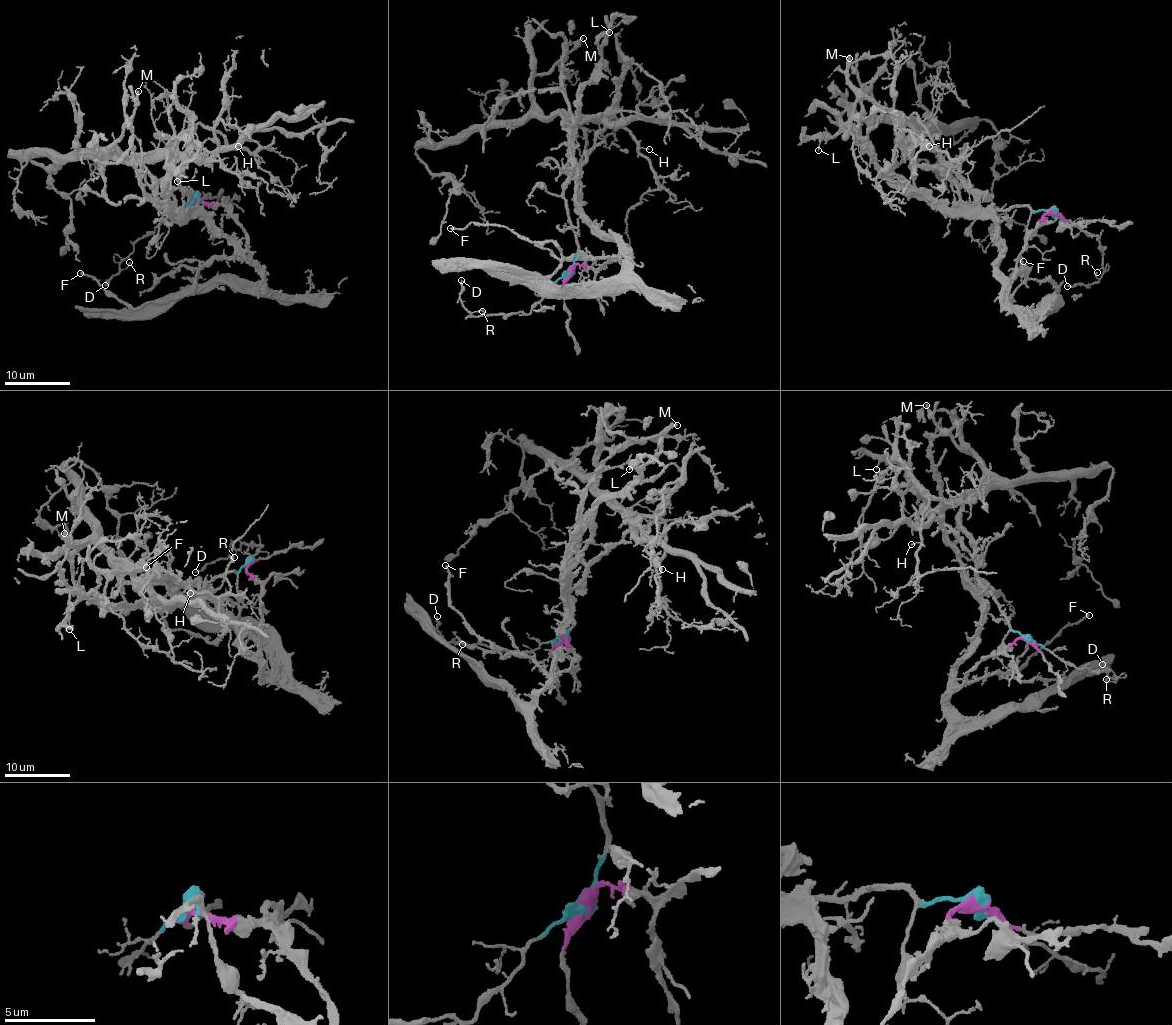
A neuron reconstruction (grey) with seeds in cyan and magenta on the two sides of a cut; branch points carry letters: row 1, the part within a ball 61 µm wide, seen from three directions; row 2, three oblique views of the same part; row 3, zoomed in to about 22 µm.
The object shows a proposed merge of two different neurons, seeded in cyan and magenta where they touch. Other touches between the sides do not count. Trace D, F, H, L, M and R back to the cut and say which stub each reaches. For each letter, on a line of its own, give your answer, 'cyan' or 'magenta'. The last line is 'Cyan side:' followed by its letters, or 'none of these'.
D: cyan
F: magenta
H: cyan
L: magenta
M: cyan
R: cyan
Cyan side: D, H, M, R

